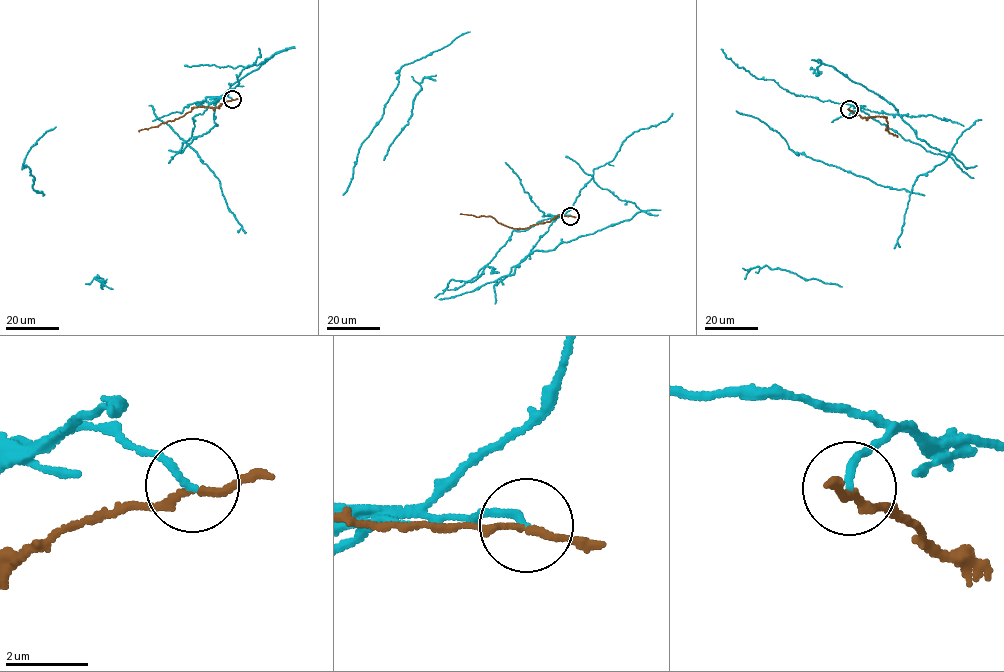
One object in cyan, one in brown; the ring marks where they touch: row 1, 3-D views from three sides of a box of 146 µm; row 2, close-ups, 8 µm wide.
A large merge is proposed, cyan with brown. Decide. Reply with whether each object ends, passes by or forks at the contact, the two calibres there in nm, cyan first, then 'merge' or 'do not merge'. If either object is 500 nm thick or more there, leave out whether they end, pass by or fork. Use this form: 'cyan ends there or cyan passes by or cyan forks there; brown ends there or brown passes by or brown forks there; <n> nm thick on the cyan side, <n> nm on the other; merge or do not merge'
cyan ends there; brown passes by; 170 nm thick on the cyan side, 170 nm on the other; do not merge

